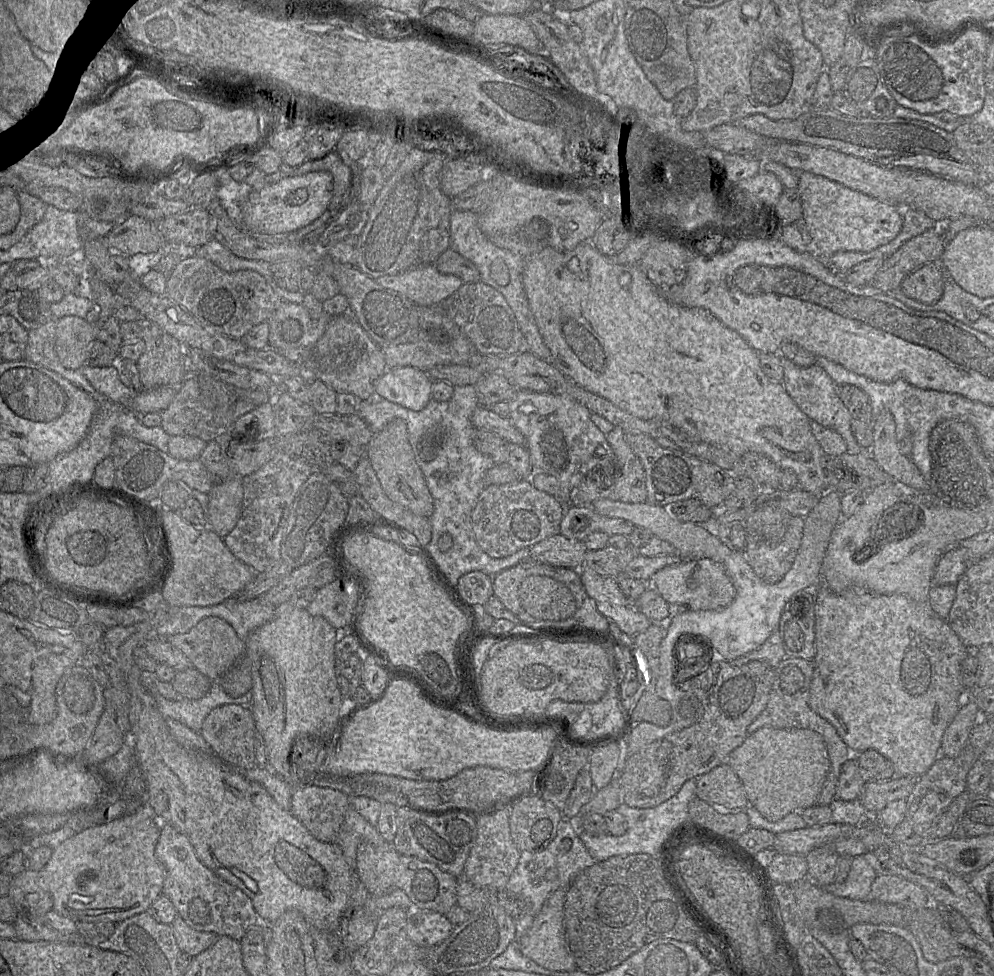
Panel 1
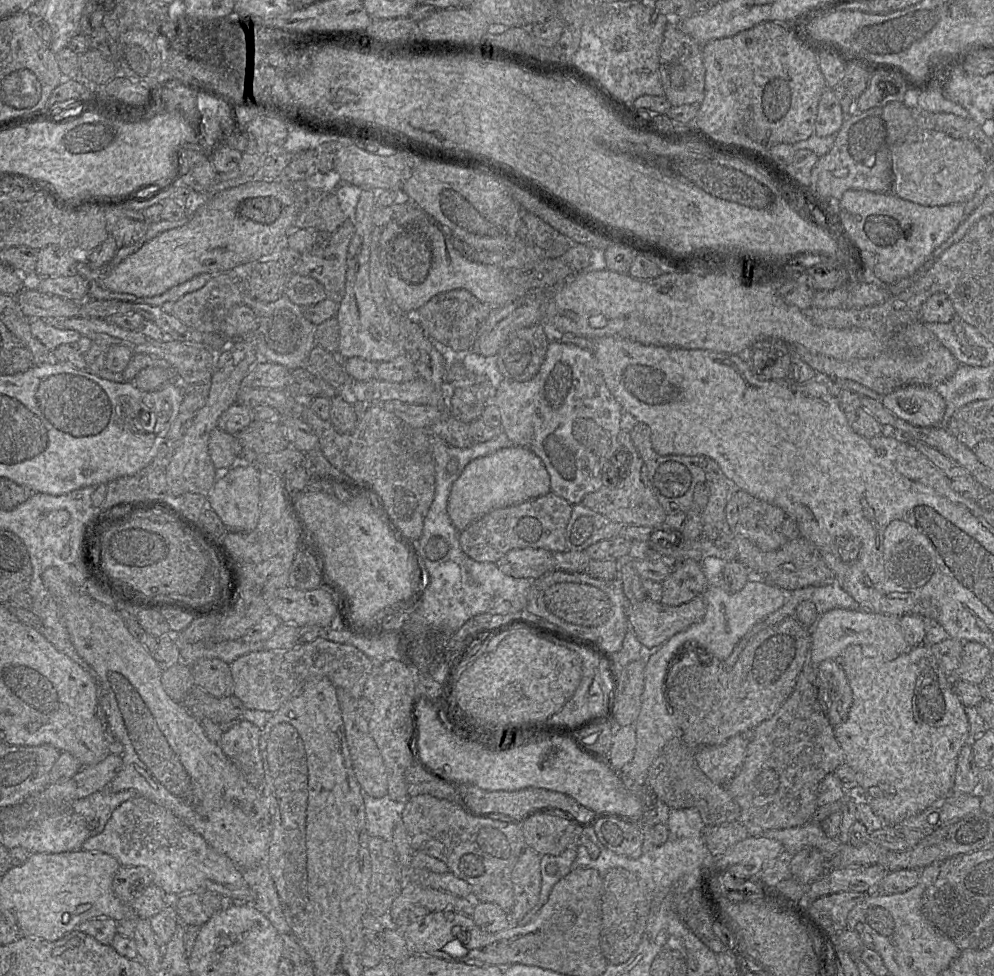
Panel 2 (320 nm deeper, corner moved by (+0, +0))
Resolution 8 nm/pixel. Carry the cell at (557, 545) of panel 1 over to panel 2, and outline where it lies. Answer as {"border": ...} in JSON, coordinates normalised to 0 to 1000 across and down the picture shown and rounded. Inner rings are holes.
{"border":[[[544,561],[517,563],[499,577],[509,589],[540,594],[557,583],[556,567]]]}

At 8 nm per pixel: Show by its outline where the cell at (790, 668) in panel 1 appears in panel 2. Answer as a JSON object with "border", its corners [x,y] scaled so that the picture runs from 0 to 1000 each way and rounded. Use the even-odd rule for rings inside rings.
{"border":[[[811,679],[797,711],[776,736],[769,738],[759,747],[759,755],[753,760],[743,791],[729,804],[745,828],[743,841],[752,848],[755,857],[767,857],[772,850],[801,847],[814,842],[823,828],[824,802],[832,793],[850,782],[850,772],[840,755],[839,745],[824,720],[821,697],[822,683]]]}

